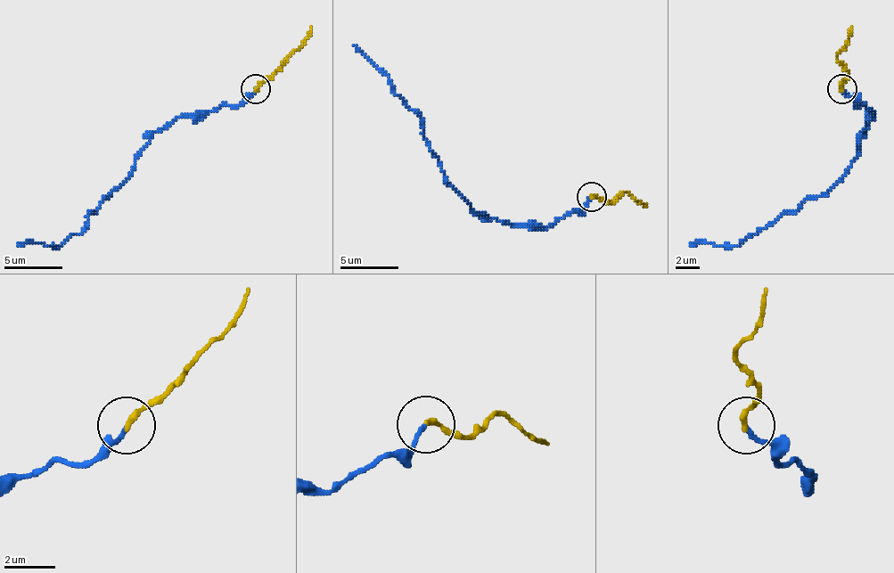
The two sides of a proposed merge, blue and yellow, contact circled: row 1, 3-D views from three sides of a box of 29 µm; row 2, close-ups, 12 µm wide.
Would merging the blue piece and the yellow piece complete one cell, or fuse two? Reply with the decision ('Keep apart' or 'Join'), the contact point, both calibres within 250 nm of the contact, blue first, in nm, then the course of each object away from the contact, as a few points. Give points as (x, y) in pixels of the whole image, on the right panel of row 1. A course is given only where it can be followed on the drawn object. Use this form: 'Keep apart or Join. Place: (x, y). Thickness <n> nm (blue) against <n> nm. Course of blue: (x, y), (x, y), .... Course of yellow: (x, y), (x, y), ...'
Join. Place: (841, 88). Thickness 160 nm (blue) against 240 nm. Course of blue: (842, 87), (857, 105), (872, 111), (848, 169), (824, 193), (787, 210), (737, 246), (690, 246). Course of yellow: (842, 87), (848, 70), (837, 53), (851, 26)

